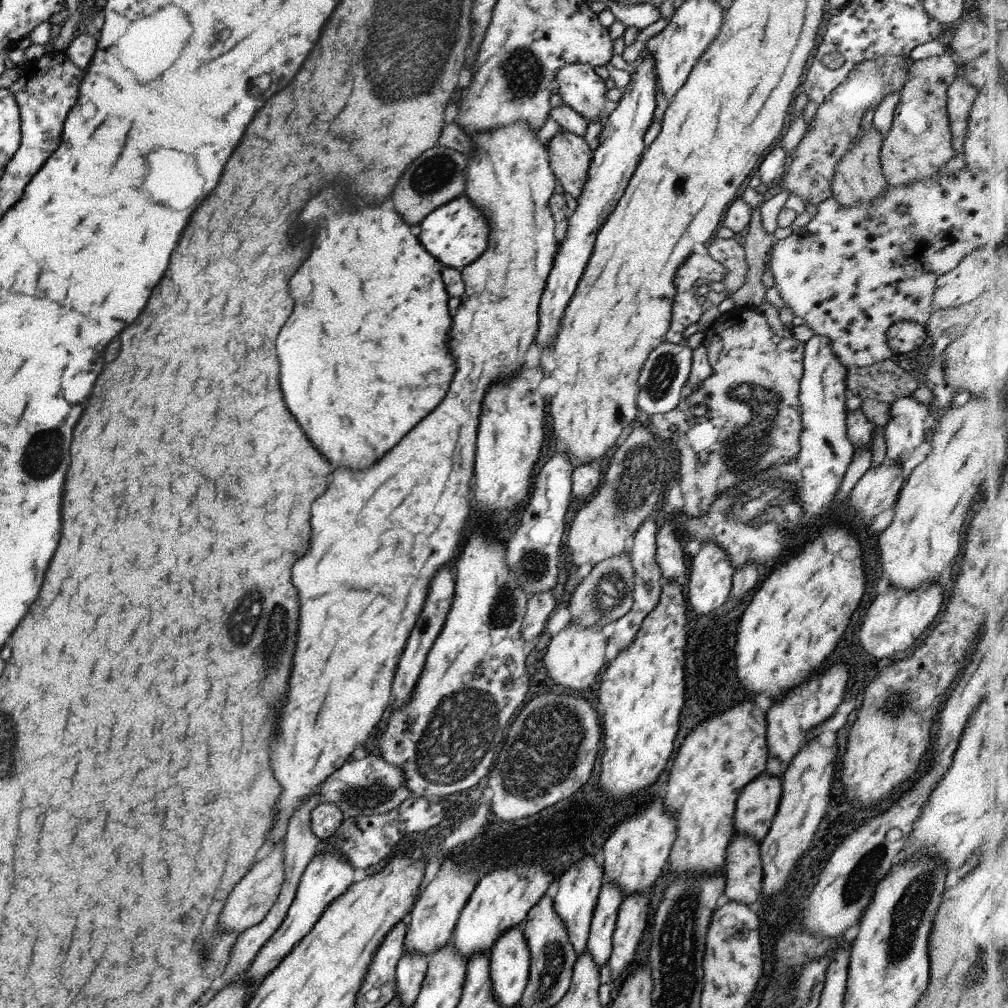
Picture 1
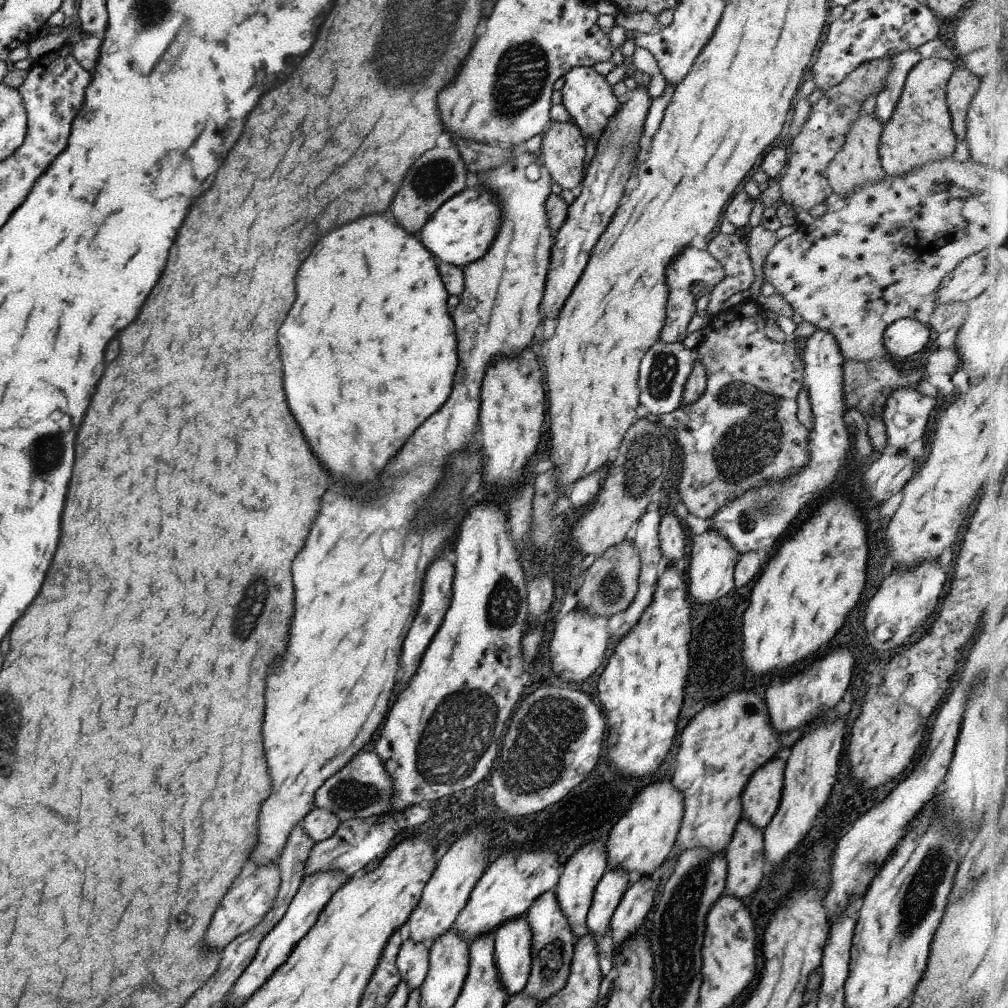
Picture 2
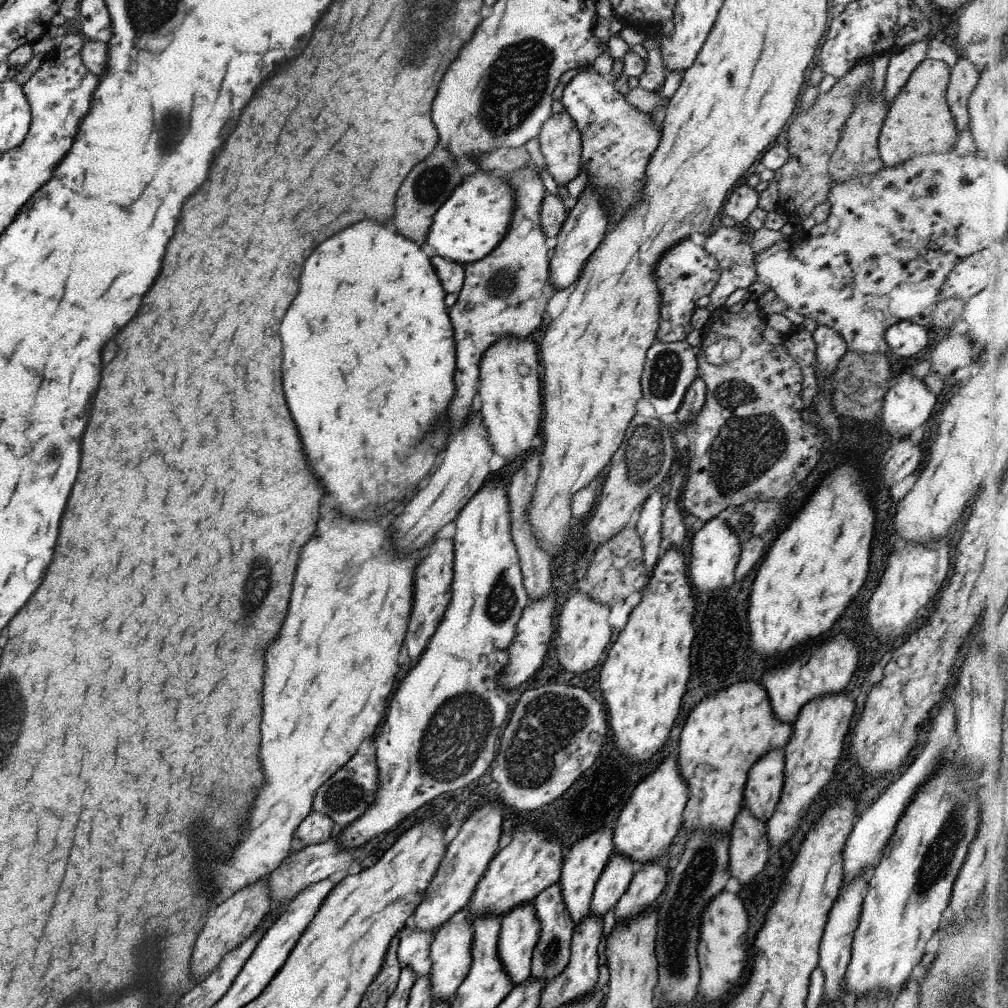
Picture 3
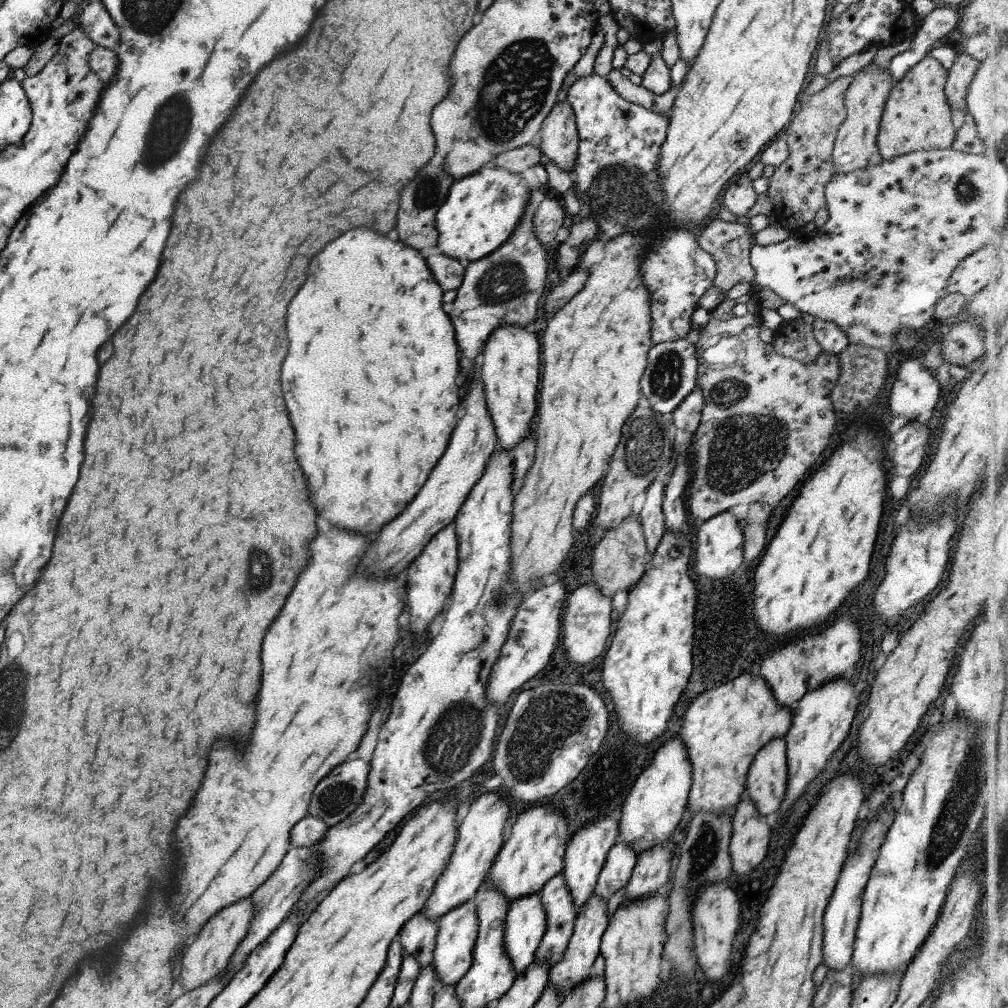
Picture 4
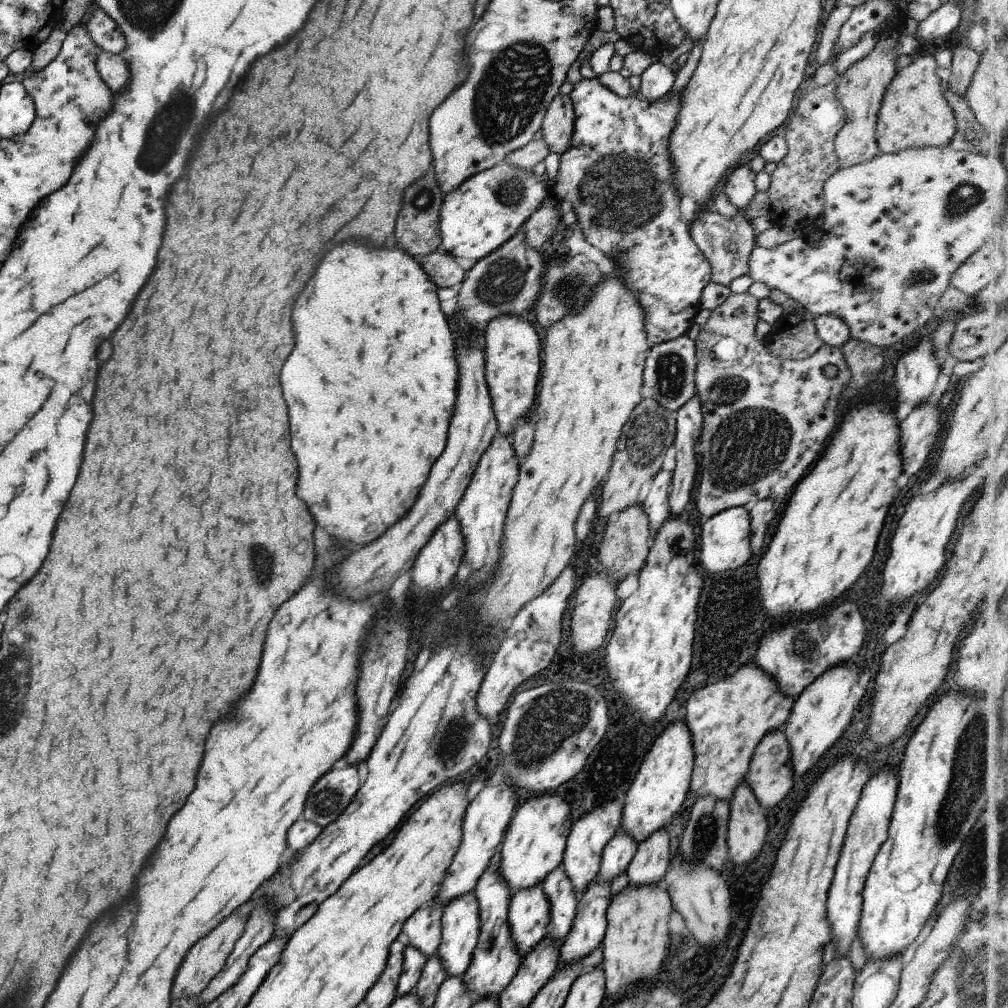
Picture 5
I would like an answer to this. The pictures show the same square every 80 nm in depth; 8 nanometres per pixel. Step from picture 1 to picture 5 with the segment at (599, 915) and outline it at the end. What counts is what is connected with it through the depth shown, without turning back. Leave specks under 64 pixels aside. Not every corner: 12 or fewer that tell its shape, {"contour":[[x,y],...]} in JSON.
{"contour":[[617,829],[600,854],[595,881],[626,870],[636,842]]}

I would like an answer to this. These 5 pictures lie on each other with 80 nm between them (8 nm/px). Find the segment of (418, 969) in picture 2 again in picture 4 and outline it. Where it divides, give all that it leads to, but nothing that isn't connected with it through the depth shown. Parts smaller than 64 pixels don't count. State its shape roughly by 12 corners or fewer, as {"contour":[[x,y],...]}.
{"contour":[[421,911],[397,934],[403,955],[431,963],[438,921]]}

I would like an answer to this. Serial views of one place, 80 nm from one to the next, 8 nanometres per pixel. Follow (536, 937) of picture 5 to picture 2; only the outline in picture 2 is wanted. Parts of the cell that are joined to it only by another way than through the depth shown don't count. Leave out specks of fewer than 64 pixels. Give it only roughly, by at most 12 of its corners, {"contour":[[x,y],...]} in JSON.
{"contour":[[525,914],[493,932],[493,960],[509,998],[527,982]]}

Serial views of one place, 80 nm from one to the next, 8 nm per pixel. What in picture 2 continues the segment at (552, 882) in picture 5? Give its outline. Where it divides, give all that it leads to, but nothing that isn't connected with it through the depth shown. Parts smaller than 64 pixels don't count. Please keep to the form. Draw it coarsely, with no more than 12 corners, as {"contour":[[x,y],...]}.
{"contour":[[555,889],[525,912],[532,935],[522,993],[538,1004],[565,984],[575,941]]}

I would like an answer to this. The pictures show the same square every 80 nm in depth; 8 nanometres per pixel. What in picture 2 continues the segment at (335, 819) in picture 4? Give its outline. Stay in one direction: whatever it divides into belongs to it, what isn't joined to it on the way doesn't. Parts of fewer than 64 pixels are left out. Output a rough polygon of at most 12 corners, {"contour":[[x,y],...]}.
{"contour":[[374,751],[356,753],[315,791],[339,821],[386,812],[392,788]]}

